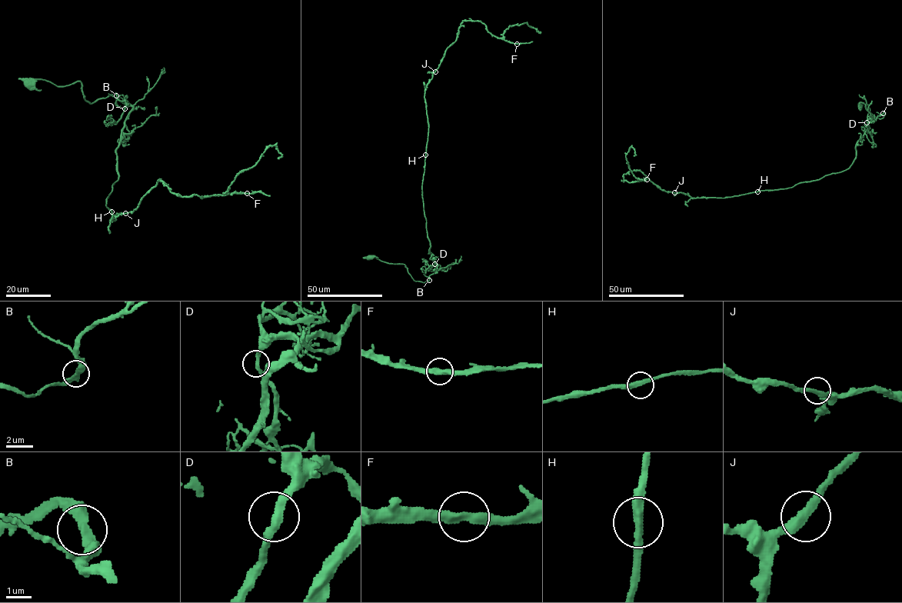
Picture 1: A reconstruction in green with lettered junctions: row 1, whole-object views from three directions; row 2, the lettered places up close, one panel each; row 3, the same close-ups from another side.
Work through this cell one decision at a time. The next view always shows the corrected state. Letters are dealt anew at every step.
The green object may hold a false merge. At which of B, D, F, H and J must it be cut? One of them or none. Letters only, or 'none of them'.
none of them

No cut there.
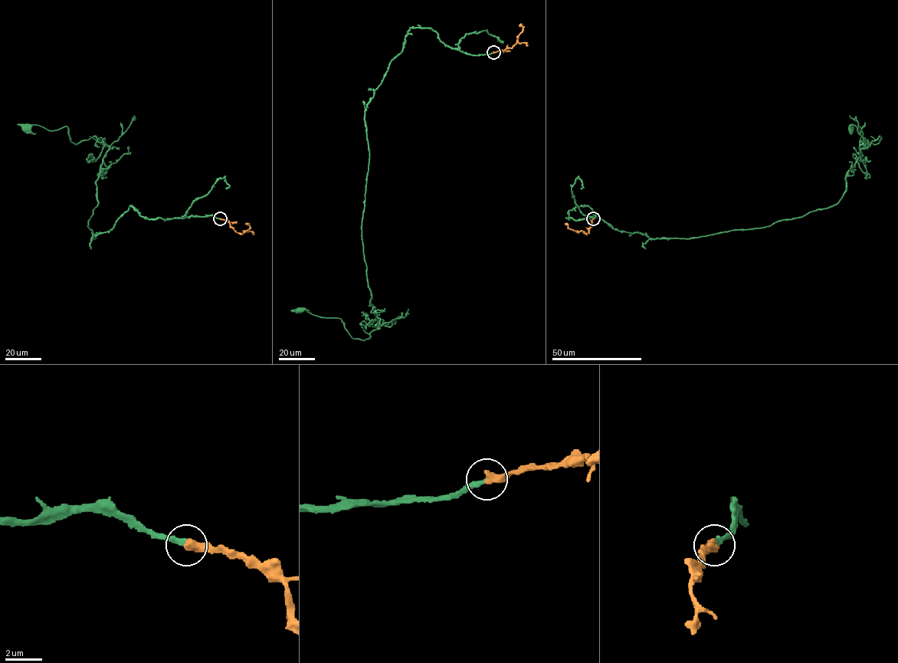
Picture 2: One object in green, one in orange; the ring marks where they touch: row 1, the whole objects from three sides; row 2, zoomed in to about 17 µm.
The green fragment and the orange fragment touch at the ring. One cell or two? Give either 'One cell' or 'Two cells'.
One cell

